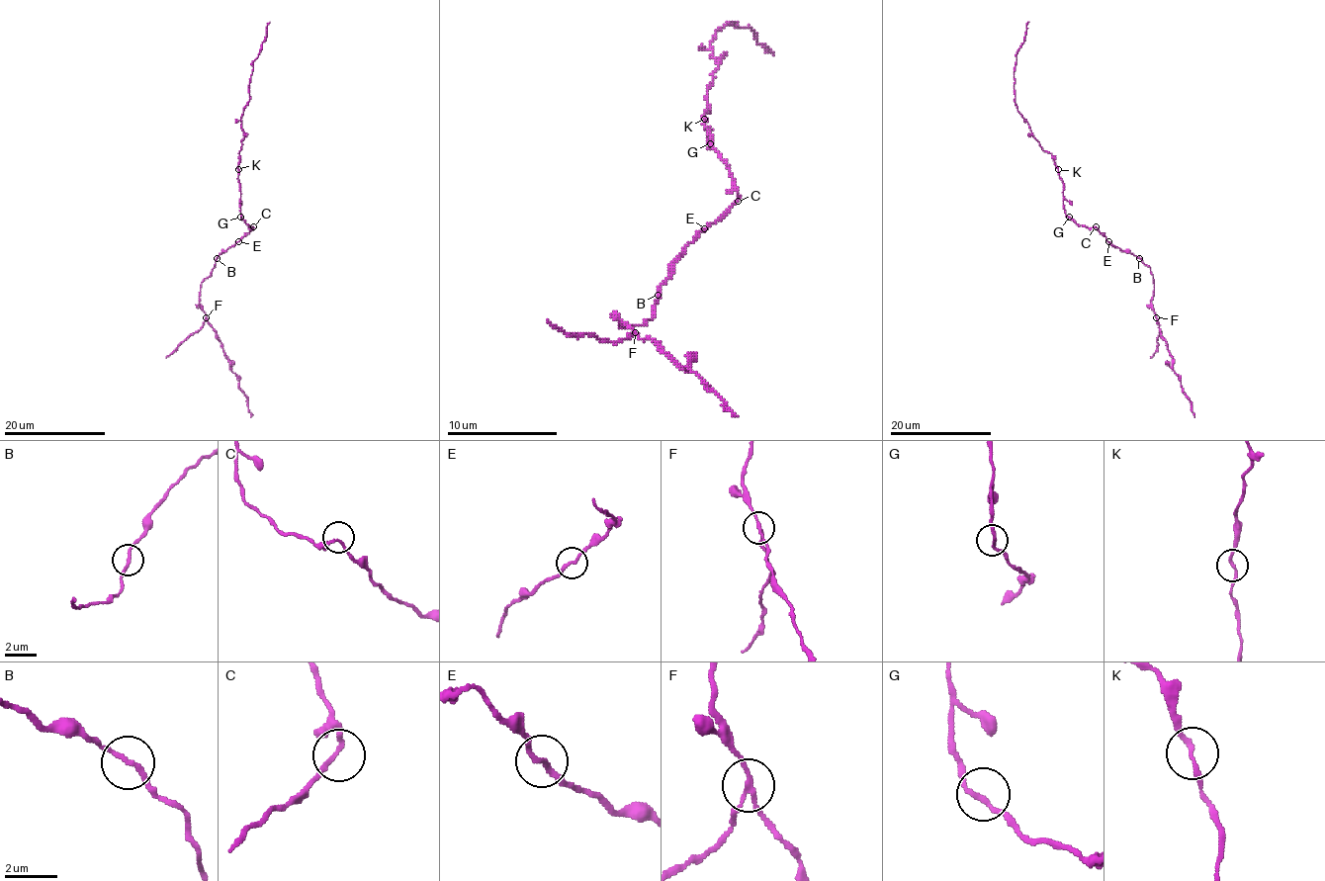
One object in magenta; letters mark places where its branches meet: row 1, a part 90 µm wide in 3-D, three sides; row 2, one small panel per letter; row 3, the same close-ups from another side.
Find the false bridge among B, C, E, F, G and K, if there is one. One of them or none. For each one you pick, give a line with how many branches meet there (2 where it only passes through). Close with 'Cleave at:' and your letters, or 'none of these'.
F: 3
Cleave at: F

